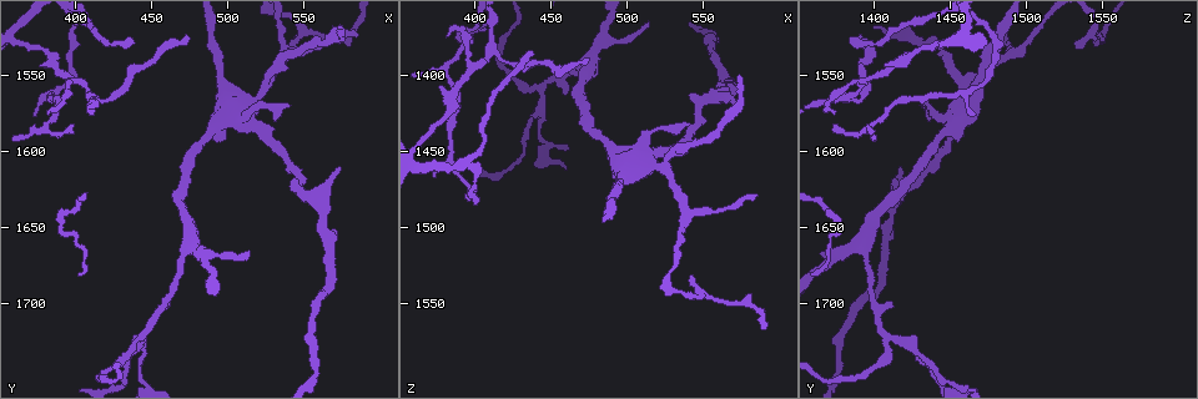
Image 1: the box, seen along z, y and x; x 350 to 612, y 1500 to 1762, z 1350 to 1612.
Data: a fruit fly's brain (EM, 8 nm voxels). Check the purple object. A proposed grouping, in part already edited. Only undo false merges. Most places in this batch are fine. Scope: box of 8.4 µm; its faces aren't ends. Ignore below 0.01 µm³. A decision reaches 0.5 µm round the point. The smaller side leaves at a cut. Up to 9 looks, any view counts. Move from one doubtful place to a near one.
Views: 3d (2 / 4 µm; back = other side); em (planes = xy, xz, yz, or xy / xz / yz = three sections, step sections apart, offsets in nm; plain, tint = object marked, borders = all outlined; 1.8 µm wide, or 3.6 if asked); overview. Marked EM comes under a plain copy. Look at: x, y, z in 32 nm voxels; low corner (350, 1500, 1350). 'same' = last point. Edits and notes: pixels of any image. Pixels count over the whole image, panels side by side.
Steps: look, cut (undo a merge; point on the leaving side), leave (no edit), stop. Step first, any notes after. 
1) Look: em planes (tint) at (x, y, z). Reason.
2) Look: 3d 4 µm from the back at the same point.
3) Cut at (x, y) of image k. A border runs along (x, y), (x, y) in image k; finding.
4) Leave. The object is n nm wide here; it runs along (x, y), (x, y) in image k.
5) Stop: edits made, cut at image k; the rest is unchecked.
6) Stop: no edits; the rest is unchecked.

Look: em 3.6 µm yz step 4 (tint) at (510, 1576, 1454). Looks like a crossing.

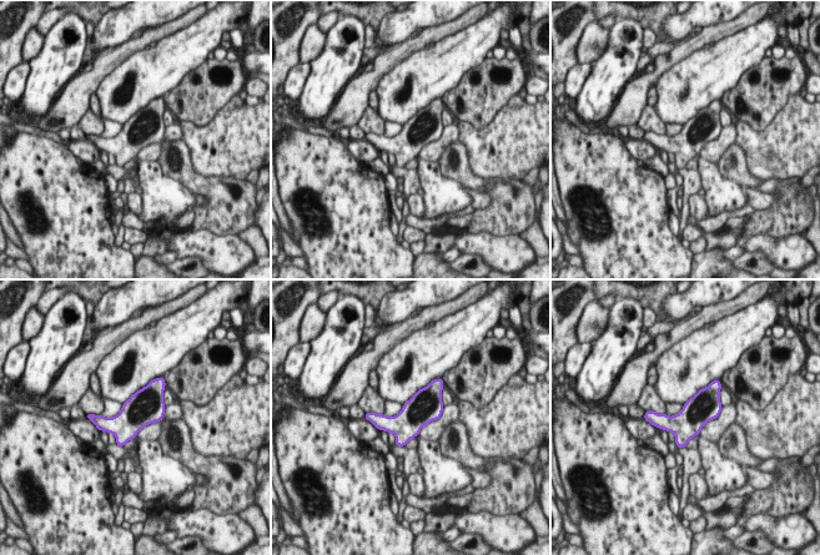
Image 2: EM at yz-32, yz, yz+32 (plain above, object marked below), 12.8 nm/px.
Look: em 3.6 µm planes (borders) at the same point. Another direction.

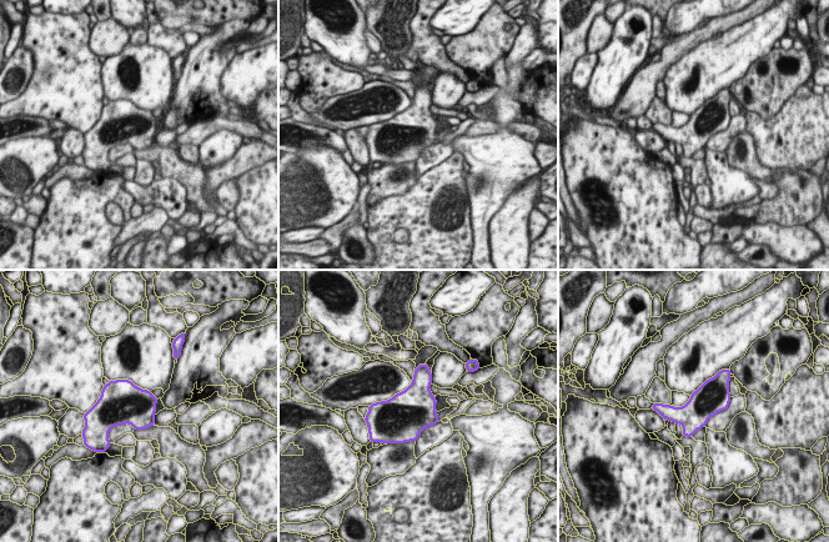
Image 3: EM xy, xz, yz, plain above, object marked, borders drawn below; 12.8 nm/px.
Leave. The object is 400 nm wide here; continuous, no second cell.

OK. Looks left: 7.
Look: em xz step 16 (borders) at (560, 1630, 1412). A fork.

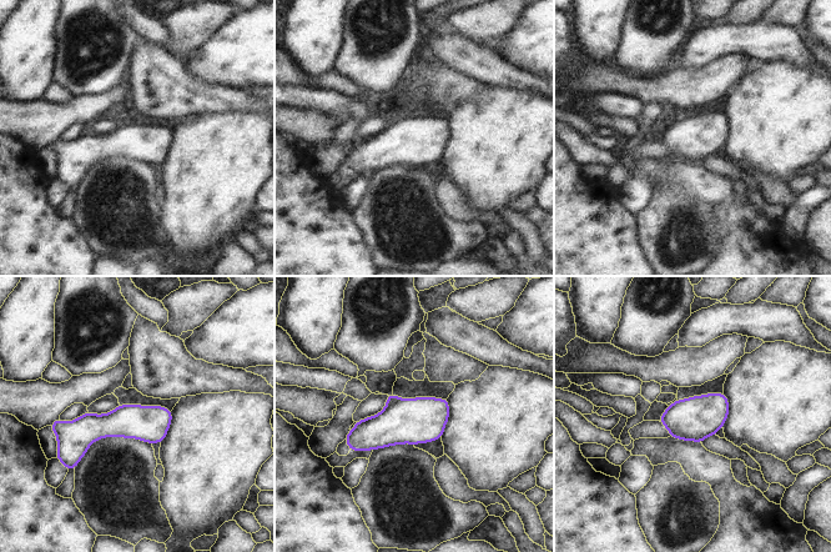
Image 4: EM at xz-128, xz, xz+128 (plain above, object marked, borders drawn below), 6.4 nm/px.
Leave. The object is 240 nm wide here; one cell here.

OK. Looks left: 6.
Look: em planes (borders) at (538, 1536, 1490). Branch point.

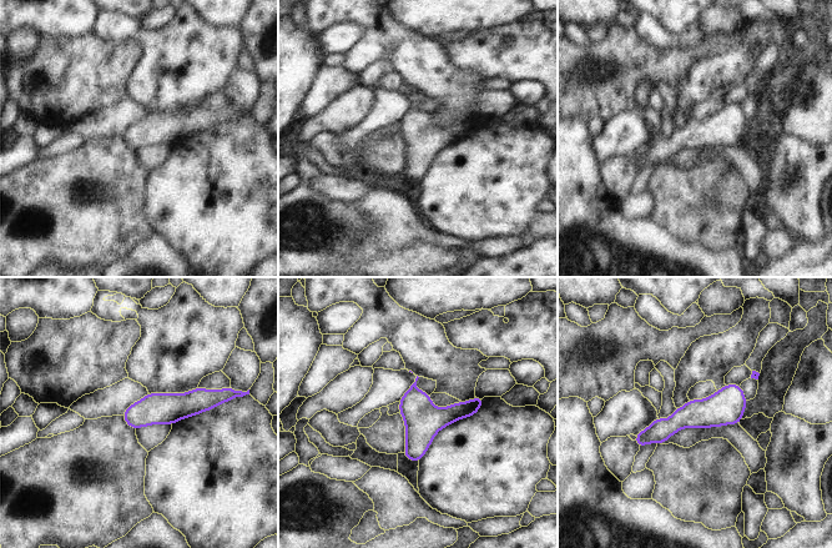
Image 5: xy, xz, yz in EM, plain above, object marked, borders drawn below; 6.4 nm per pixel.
Leave. The object is 200 nm wide here; it runs along (737, 387), (714, 411), (639, 441) in image 5; all the same cell.

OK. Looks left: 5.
Look: 3d 4 µm at (442, 1722, 1408). Arms part here.

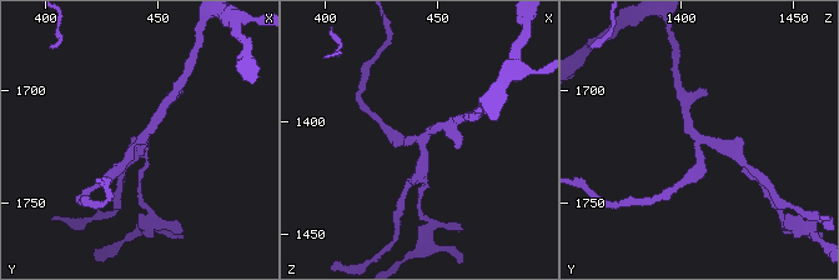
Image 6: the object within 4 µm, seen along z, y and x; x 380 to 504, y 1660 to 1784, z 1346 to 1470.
Look: em planes (tint) at (443, 1720, 1408). 3 arms meet here.

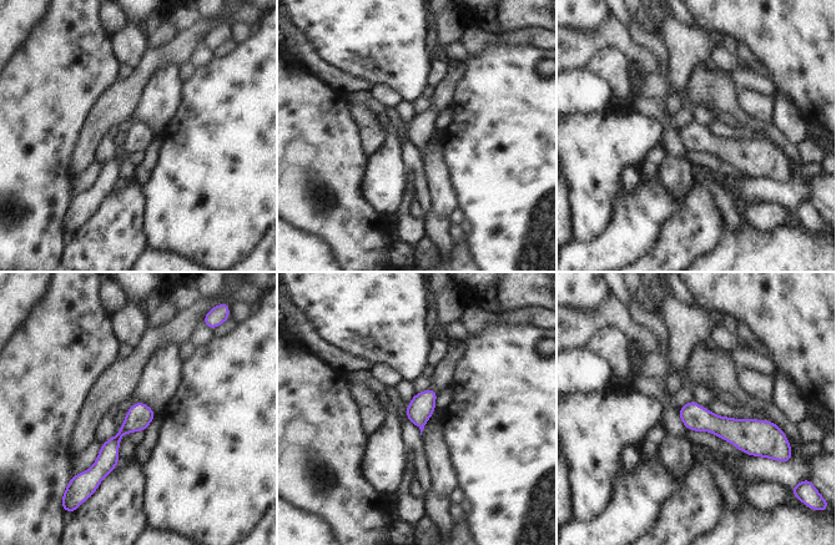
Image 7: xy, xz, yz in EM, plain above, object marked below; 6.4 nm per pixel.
Leave. It runs along (681, 412), (724, 428), (770, 425) in image 7; continuous, no second cell.

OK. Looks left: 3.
Stop: no edits; the rest is unchecked.

